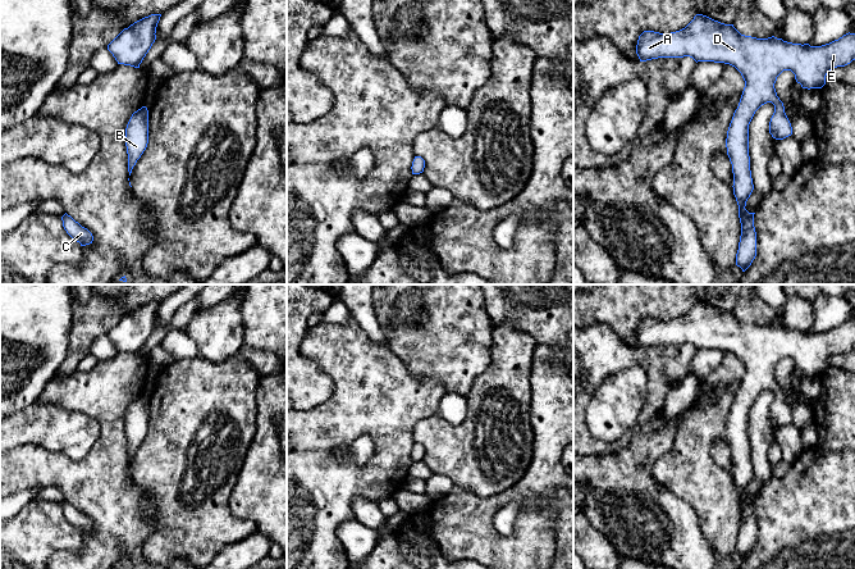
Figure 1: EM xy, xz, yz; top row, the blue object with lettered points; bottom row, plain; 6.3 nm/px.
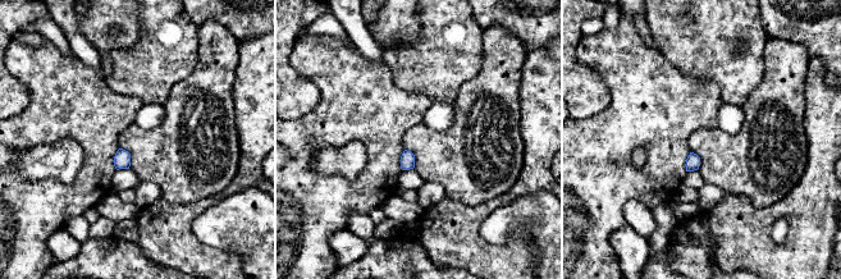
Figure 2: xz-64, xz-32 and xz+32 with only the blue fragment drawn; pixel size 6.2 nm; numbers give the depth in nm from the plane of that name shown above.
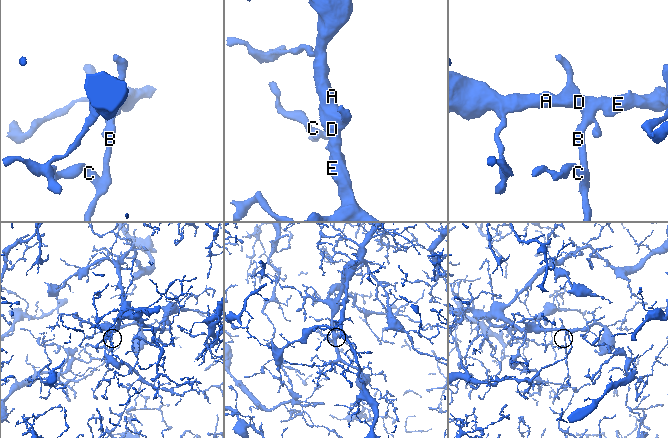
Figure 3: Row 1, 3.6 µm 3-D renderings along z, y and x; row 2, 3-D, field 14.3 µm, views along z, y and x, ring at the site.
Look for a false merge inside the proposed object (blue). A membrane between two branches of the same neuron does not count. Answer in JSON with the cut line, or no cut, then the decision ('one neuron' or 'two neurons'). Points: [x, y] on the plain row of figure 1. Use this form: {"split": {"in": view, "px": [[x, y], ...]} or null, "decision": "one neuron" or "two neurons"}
{"split": null, "decision": "one neuron"}

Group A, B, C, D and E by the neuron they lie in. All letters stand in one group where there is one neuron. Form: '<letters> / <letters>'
A B C D E

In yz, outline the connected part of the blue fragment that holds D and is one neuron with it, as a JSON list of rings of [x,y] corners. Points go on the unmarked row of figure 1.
[[[696,301],[685,315],[676,319],[644,318],[639,323],[636,341],[640,349],[690,343],[696,350],[730,351],[741,360],[745,374],[727,418],[726,434],[732,451],[732,474],[741,510],[736,552],[745,559],[756,543],[755,500],[745,496],[754,477],[749,411],[762,392],[772,390],[774,400],[769,409],[769,420],[776,427],[791,423],[791,410],[774,375],[777,364],[783,358],[791,358],[803,375],[822,375],[831,356],[855,347],[855,320],[849,319],[822,333],[810,333],[787,329],[774,323],[768,326],[745,323],[733,311]]]

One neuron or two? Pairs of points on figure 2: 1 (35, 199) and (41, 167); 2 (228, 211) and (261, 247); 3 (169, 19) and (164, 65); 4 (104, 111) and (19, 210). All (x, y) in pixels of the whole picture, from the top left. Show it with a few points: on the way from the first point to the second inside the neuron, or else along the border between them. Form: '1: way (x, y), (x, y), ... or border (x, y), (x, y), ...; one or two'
1: border (13, 170), (28, 179), (55, 178), (68, 184); two
2: way (237, 220), (255, 238); one
3: way (168, 31), (168, 49), (164, 54); one
4: way (99, 145), (97, 168), (64, 201), (53, 202); one

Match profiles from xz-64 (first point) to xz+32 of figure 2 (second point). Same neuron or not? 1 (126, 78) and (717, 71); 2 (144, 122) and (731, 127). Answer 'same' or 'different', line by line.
1: same
2: same

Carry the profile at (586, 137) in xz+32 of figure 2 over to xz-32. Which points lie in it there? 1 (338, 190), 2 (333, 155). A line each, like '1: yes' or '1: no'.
1: yes
2: no

